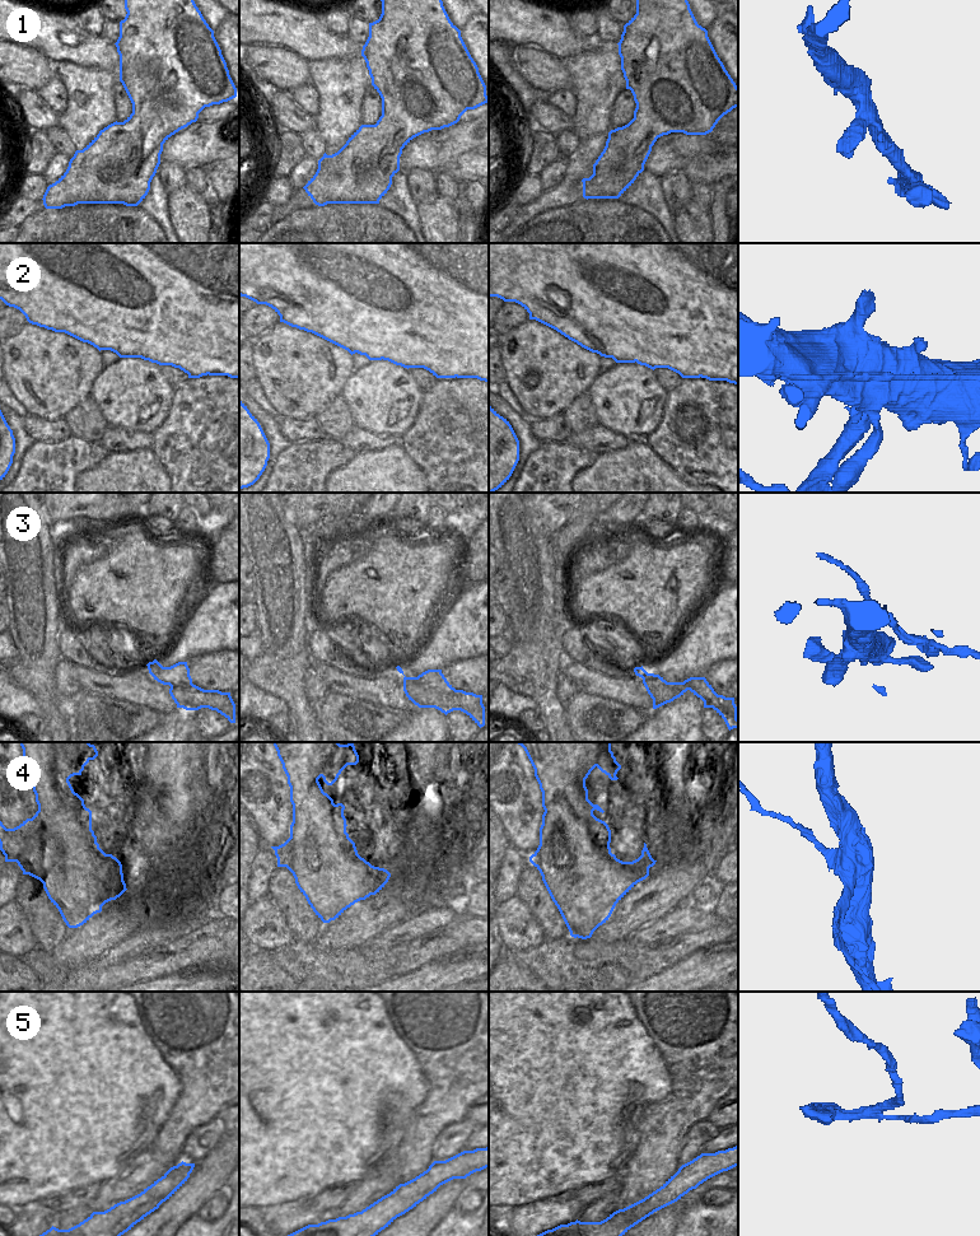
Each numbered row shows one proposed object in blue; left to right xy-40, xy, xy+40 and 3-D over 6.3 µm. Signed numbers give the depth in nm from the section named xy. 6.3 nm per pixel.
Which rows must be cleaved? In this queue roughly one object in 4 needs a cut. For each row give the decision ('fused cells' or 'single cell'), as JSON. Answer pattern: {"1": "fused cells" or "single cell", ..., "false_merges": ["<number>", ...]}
{"1": "single cell", "2": "fused cells", "3": "fused cells", "4": "fused cells", "5": "fused cells", "false_merges": ["2", "3", "4", "5"]}

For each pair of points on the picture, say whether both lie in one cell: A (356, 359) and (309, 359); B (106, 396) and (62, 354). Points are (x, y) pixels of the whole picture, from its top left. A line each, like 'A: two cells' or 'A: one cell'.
A: two cells
B: two cells

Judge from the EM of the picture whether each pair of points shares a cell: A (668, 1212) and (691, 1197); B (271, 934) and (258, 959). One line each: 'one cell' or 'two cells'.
A: one cell
B: two cells

